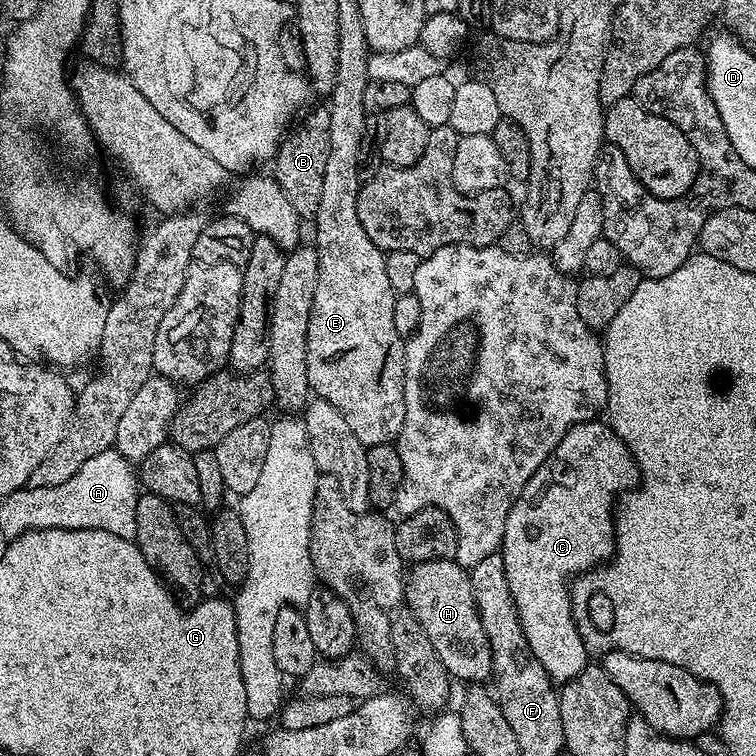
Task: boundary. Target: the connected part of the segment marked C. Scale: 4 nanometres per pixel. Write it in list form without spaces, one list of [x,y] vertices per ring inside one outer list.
[[[597,418],[595,420],[587,420],[585,424],[575,424],[571,430],[561,438],[558,442],[558,446],[554,446],[550,458],[546,458],[546,462],[542,462],[542,466],[538,466],[538,470],[534,470],[530,482],[526,482],[522,494],[518,494],[518,498],[514,502],[514,506],[506,518],[504,540],[500,544],[499,551],[502,562],[506,566],[506,582],[510,582],[510,594],[516,603],[518,618],[522,622],[522,630],[526,634],[528,649],[532,651],[534,658],[538,658],[538,662],[542,662],[542,670],[546,670],[546,674],[557,685],[563,686],[568,680],[573,680],[578,674],[582,674],[582,670],[588,667],[590,663],[590,656],[583,647],[582,638],[579,637],[578,630],[575,628],[575,622],[568,619],[566,601],[560,596],[558,578],[560,576],[569,576],[569,573],[572,573],[575,568],[588,568],[588,563],[592,561],[601,561],[610,556],[610,546],[616,543],[614,505],[618,499],[618,494],[623,494],[637,487],[639,479],[640,467],[637,466],[636,459],[630,454],[626,442],[622,442],[622,438],[618,438],[616,431],[614,431],[603,419]]]

